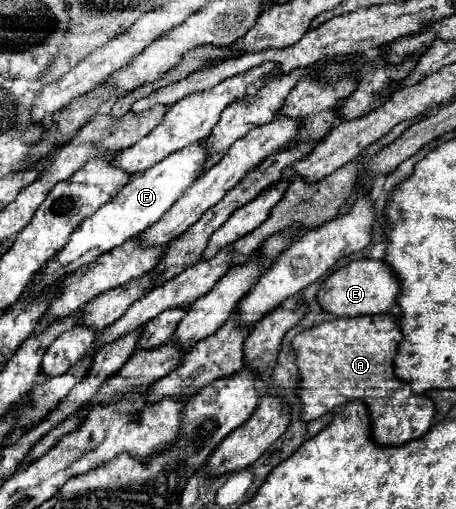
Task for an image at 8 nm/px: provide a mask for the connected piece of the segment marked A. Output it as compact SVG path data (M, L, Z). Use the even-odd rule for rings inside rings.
M393 313L387 315L359 315L359 317L337 317L333 321L323 321L293 339L293 349L297 353L297 365L301 373L301 403L303 403L303 421L313 421L337 405L361 399L367 401L373 439L379 445L403 445L407 441L423 437L435 419L435 403L411 391L409 383L395 375L393 359L397 355L397 345L403 339L399 317Z

